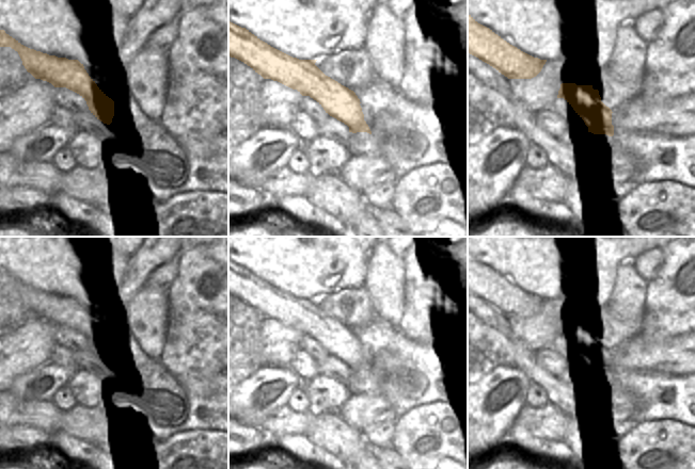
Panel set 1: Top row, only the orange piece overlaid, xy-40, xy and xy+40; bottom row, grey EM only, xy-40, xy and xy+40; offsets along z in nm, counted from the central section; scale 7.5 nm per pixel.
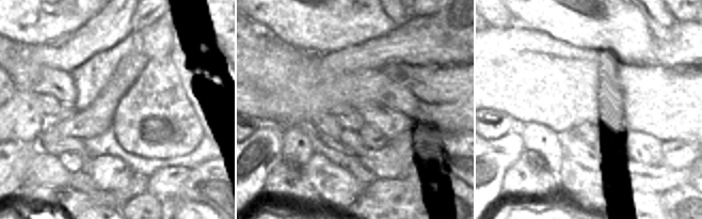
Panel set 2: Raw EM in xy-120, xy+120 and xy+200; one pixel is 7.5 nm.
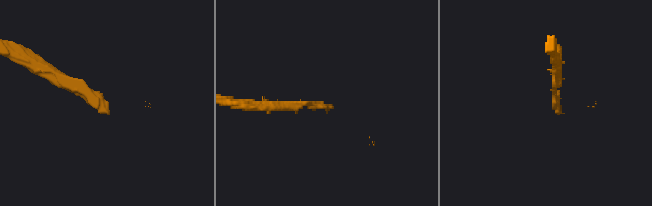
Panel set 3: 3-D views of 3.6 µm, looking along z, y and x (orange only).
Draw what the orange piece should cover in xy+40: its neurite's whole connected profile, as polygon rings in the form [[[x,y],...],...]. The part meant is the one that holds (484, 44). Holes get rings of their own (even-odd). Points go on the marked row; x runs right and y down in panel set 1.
[[[469,14],[468,53],[489,64],[508,79],[532,79],[547,62],[510,45]]]

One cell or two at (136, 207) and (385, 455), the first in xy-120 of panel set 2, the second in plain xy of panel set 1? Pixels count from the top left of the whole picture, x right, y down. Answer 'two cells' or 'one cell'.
one cell

